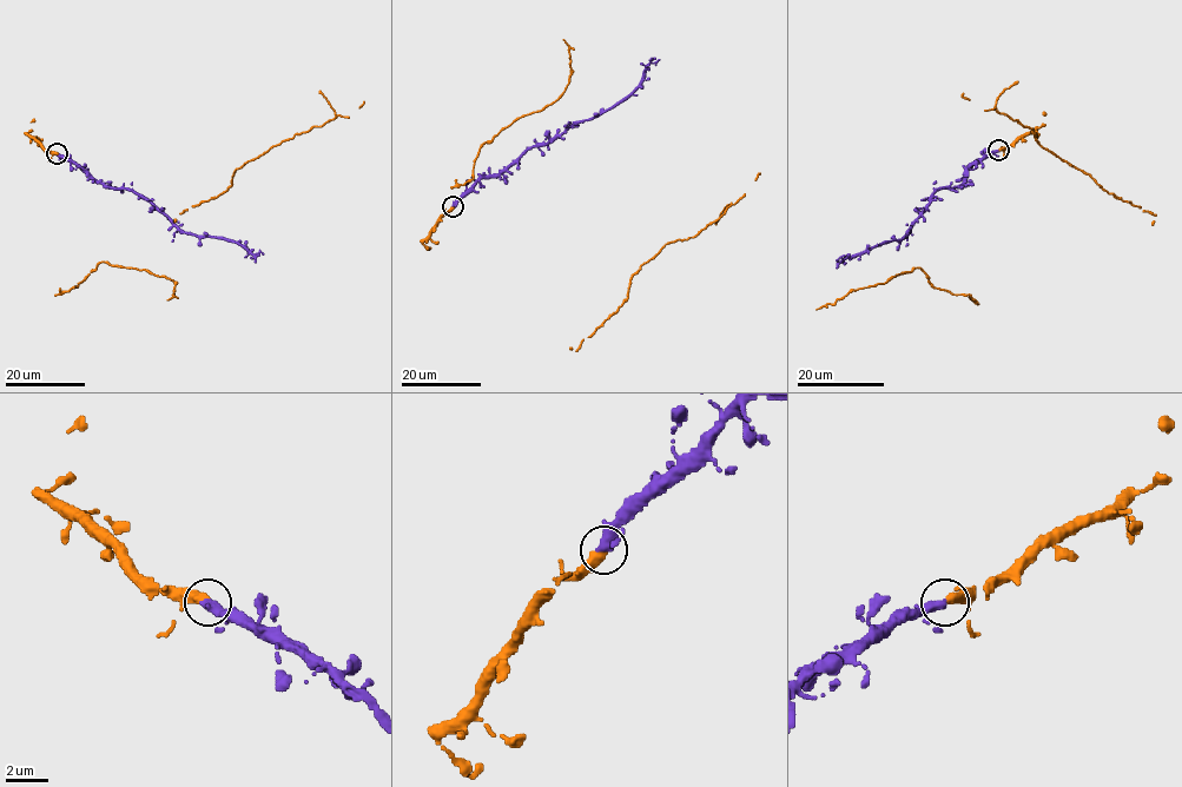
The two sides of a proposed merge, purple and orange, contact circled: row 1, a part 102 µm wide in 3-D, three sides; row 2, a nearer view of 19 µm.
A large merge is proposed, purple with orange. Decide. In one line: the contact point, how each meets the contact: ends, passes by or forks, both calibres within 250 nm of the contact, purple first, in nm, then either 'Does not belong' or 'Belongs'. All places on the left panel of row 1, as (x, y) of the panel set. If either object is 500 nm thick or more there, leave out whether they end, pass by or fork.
Place: (57, 153). At the ring purple ends. At the ring orange ends. Thickness 460 nm (purple) against 420 nm. Belongs

